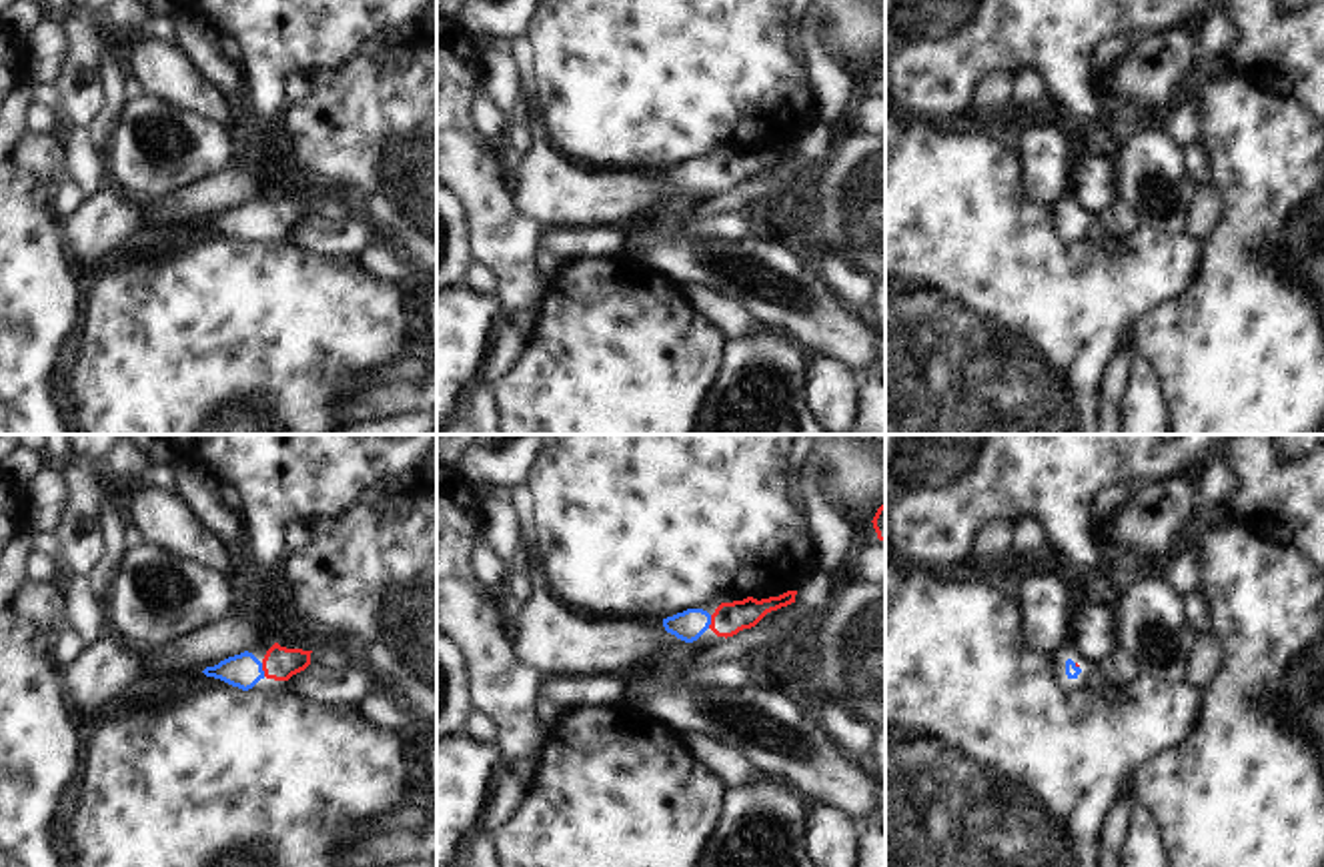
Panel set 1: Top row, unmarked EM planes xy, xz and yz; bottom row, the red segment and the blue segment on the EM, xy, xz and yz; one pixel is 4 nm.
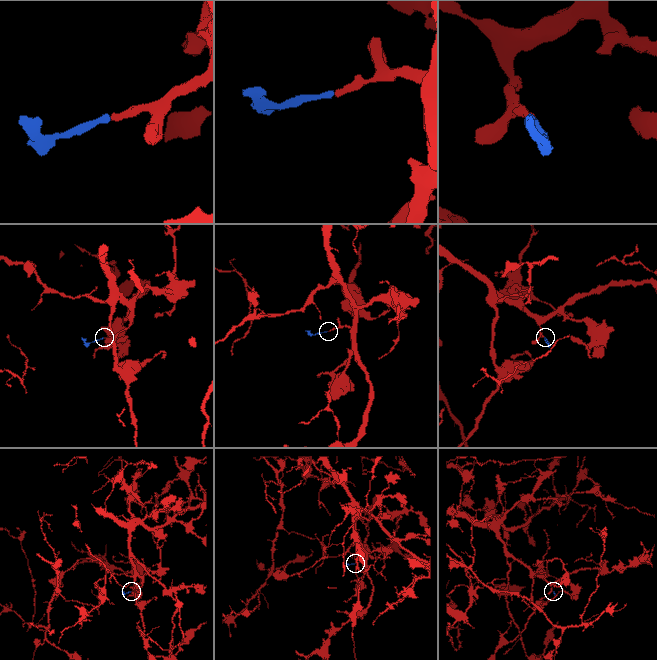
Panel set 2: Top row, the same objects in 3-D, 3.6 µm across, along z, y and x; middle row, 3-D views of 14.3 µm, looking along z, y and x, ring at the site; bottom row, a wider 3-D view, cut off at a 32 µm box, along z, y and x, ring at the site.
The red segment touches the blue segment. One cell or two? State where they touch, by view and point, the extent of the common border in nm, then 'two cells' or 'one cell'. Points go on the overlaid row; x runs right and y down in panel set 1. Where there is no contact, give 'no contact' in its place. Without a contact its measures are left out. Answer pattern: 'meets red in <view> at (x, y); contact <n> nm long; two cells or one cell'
meets red in xy at (263, 669); contact 60 nm long; one cell

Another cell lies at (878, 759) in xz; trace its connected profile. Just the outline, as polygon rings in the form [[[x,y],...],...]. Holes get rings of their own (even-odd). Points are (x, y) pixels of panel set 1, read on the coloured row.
[[[885,727],[873,733],[873,755],[869,759],[869,771],[879,785],[879,809],[885,809]]]

